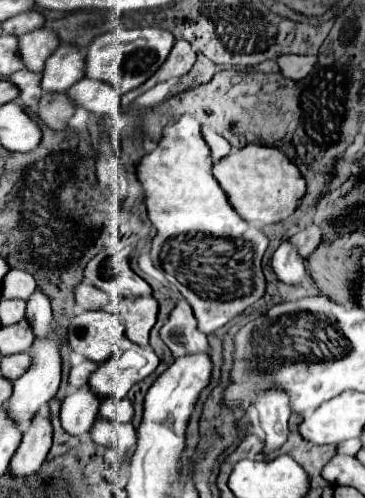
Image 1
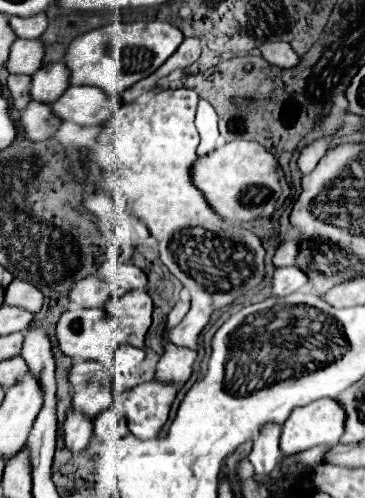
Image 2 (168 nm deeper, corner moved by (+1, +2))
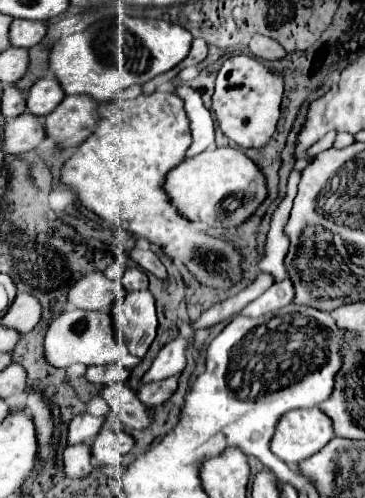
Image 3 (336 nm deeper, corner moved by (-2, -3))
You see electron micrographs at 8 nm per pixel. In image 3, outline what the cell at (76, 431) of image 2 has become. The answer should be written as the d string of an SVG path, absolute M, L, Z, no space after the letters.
M77 445L77 447L67 447L65 449L65 475L73 479L83 479L91 473L91 457L89 457L89 445Z

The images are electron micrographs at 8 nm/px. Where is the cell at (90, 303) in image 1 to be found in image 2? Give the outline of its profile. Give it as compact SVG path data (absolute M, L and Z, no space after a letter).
M88 276L80 282L74 284L70 290L70 300L82 308L102 308L108 300L108 290L106 284L98 276Z

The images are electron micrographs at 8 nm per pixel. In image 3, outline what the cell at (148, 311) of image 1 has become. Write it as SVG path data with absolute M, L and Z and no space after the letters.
M131 291L121 303L115 303L111 315L117 333L127 341L129 353L145 357L157 331L153 295L149 291Z

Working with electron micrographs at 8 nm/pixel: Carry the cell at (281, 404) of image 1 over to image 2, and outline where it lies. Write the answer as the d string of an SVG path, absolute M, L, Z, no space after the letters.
M264 424L258 440L252 446L252 452L248 458L254 464L254 478L258 482L266 482L268 474L282 458L280 436L282 436L282 428L278 424Z

